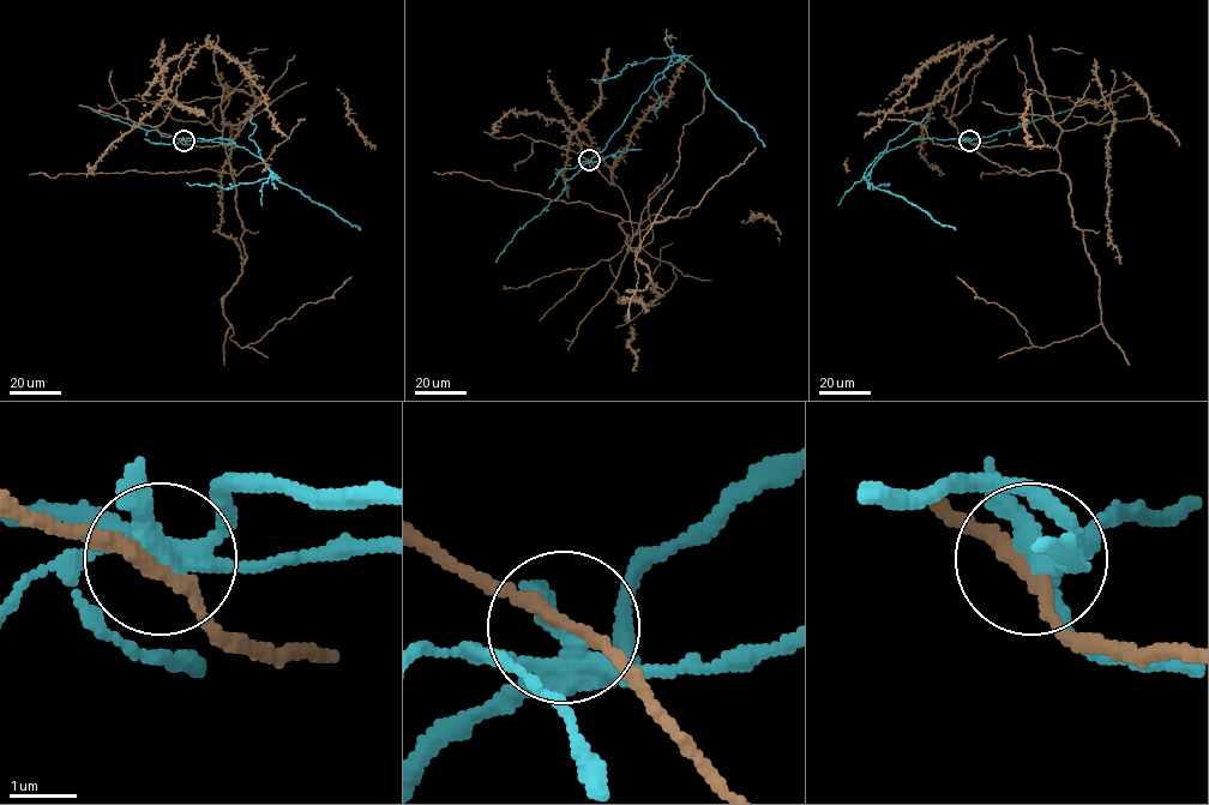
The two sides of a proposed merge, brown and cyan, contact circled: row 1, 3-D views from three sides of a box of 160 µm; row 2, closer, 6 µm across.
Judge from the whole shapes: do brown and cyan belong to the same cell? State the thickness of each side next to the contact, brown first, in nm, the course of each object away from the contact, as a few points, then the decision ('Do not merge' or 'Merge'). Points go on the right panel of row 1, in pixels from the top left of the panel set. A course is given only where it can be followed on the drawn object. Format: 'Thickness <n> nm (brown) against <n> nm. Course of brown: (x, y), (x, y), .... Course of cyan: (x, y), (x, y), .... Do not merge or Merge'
Thickness 200 nm (brown) against 280 nm. Course of brown: (969, 140), (1058, 151), (1075, 224), (1099, 278), (1101, 322), (1035, 347), (1015, 317), (957, 276). Course of cyan: (969, 140), (913, 139), (884, 152), (865, 179), (955, 229). Do not merge

